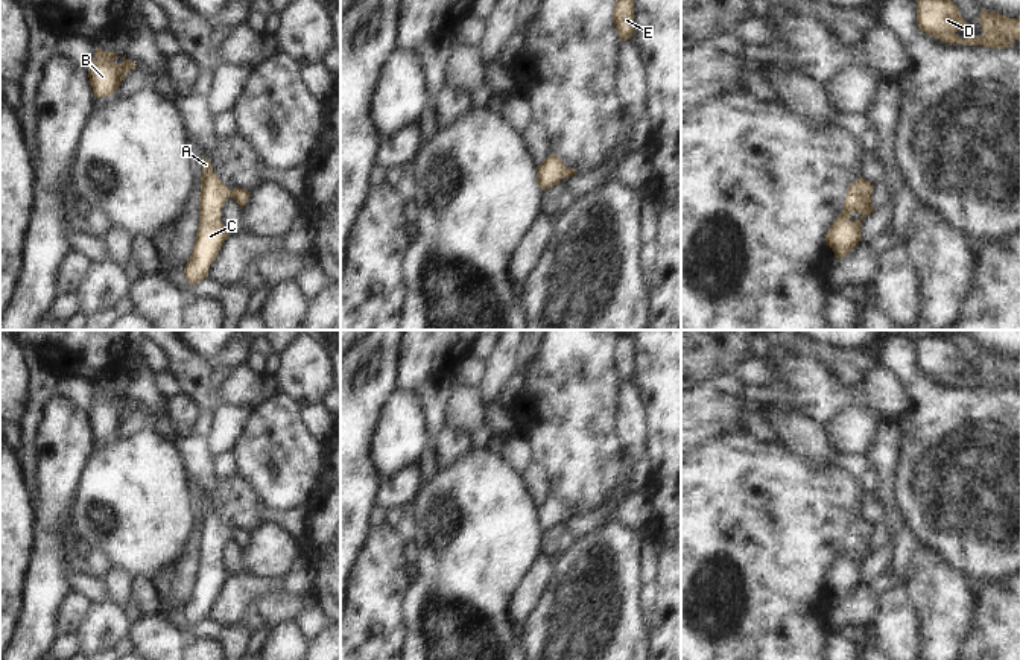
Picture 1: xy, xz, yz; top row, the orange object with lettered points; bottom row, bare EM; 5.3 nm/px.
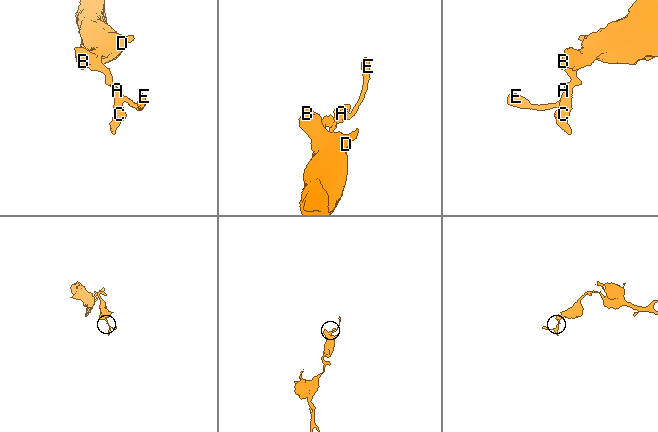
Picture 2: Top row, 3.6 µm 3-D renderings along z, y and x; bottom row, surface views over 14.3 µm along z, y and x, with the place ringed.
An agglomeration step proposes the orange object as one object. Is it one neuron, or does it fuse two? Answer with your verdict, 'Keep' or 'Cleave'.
Keep.

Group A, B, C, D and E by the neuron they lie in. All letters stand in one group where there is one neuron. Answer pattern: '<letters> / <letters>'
A B C D E

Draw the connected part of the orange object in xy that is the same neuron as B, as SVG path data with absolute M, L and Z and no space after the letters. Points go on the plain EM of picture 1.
M96 388L94 400L88 411L93 436L106 438L112 435L125 417L135 408L135 403L120 398L114 392L102 392Z

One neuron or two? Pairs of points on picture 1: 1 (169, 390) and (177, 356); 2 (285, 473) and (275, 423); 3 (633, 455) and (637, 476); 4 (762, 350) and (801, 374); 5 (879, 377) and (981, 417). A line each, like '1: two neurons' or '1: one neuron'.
1: two neurons
2: one neuron
3: two neurons
4: two neurons
5: two neurons

